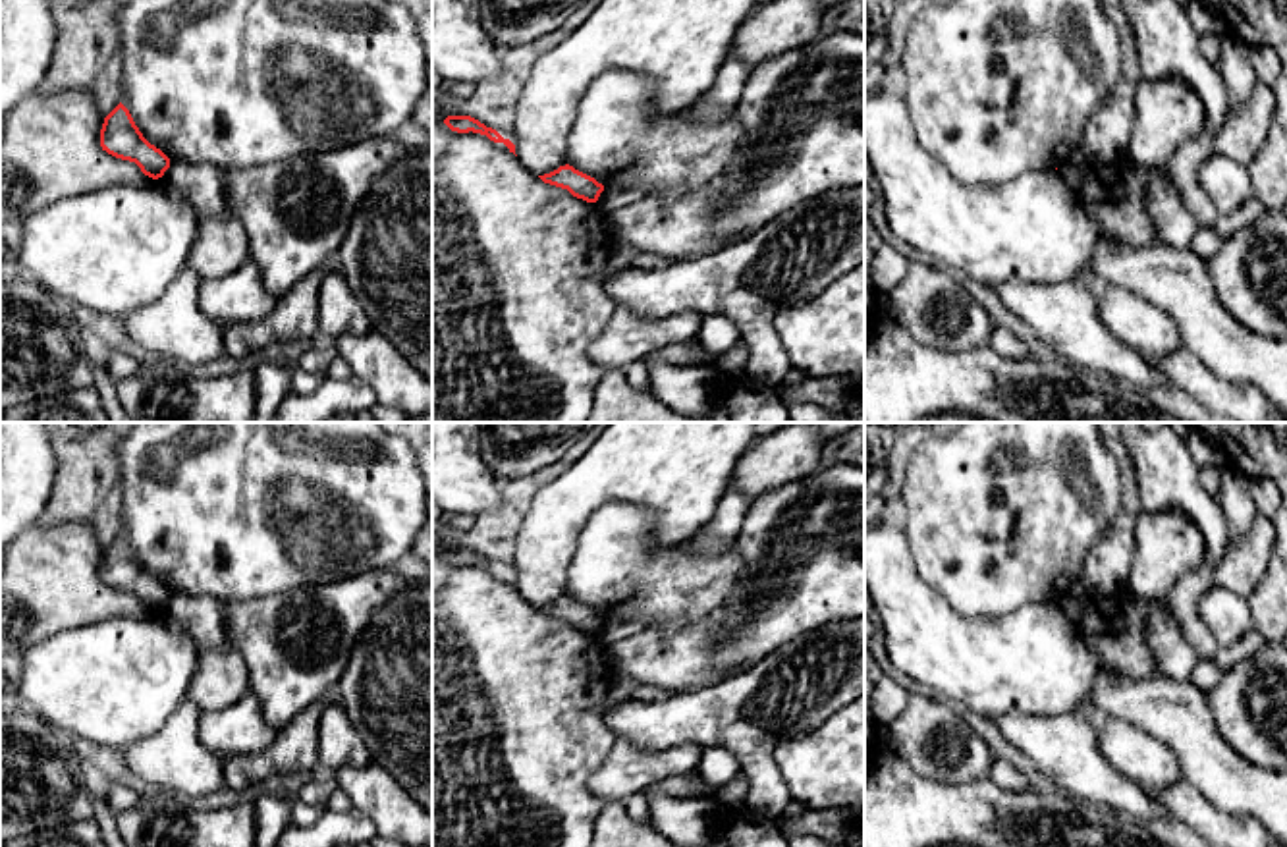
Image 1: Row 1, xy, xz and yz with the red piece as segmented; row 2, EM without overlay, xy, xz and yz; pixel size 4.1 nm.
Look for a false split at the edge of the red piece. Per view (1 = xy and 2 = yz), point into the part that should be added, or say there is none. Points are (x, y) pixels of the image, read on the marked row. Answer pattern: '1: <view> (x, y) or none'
1: none
2: none

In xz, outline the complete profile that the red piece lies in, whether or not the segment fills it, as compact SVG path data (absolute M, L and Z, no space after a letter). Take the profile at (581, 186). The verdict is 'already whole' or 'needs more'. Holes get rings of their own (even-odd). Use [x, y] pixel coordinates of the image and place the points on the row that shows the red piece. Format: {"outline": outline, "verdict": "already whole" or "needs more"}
{"outline": "M565 164L558 170L538 176L544 183L567 189L573 197L583 199L587 203L596 203L604 185L598 183L594 178L575 170L573 166Z", "verdict": "already whole"}

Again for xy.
{"outline": "M122 102L104 118L100 147L116 158L135 162L152 179L170 168L170 158L143 137Z", "verdict": "already whole"}

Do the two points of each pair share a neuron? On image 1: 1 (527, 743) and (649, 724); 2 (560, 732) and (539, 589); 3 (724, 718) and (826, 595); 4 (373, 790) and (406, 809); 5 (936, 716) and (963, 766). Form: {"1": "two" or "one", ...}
{"1": "two", "2": "two", "3": "two", "4": "one", "5": "one"}

